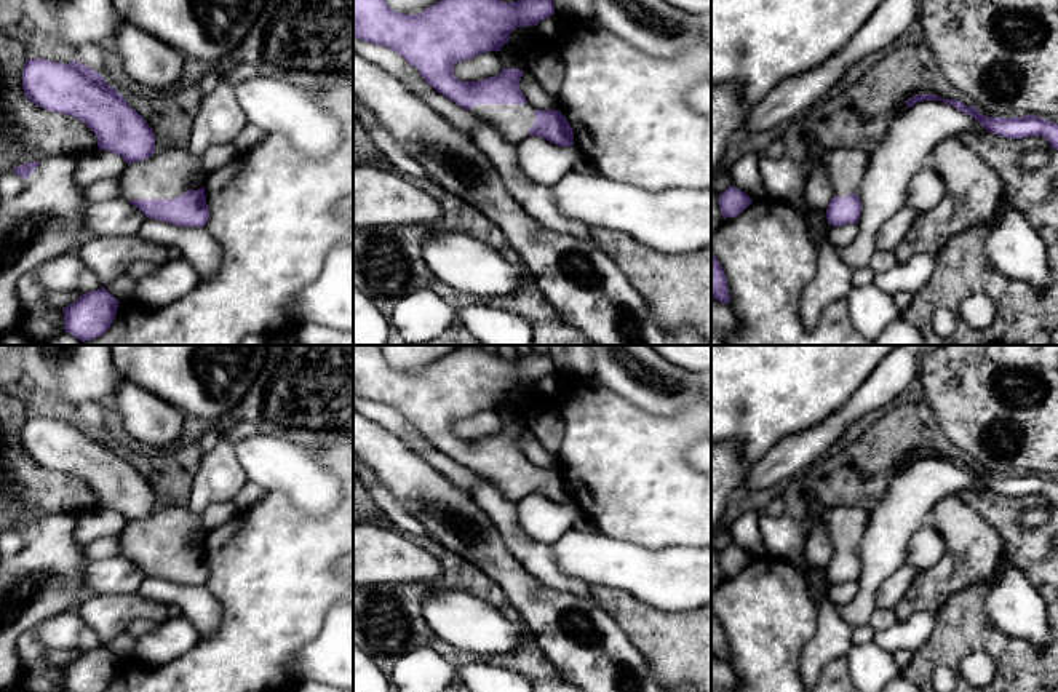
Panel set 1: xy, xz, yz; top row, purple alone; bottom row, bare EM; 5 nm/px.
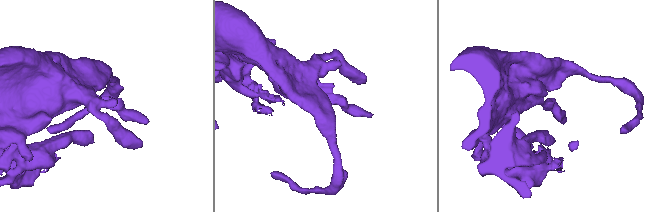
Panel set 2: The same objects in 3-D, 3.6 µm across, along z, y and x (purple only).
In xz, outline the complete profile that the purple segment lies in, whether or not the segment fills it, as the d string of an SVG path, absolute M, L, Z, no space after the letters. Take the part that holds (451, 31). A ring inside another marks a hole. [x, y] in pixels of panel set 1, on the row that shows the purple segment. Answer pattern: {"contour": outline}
{"contour": "M353 0L353 38L387 46L414 66L424 80L438 93L492 125L508 142L521 142L527 136L540 136L556 145L574 145L574 131L559 110L532 107L519 89L526 72L526 58L510 42L516 27L537 26L555 14L551 0L441 0L420 14L403 14L385 0ZM499 51L503 70L478 82L462 82L454 75L457 62L481 53Z"}

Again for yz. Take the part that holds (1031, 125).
{"contour": "M916 94L905 101L908 107L913 107L916 102L922 101L943 101L957 110L969 113L973 117L984 129L992 134L1008 137L1008 139L1021 139L1029 136L1042 136L1050 142L1050 147L1058 150L1058 123L1050 120L1042 120L1037 115L1026 117L986 117L980 113L975 107L969 107L961 101L938 97L935 94Z"}

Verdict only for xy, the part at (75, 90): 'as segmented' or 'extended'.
extended

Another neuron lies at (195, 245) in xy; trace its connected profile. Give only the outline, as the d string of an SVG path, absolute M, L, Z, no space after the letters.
M147 217L137 233L142 240L176 248L193 265L198 280L219 267L219 246L205 227L181 227Z

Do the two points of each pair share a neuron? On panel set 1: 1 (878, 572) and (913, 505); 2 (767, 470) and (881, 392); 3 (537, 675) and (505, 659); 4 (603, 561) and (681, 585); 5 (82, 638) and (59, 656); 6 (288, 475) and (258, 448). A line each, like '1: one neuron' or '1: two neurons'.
1: one neuron
2: one neuron
3: one neuron
4: one neuron
5: two neurons
6: one neuron

